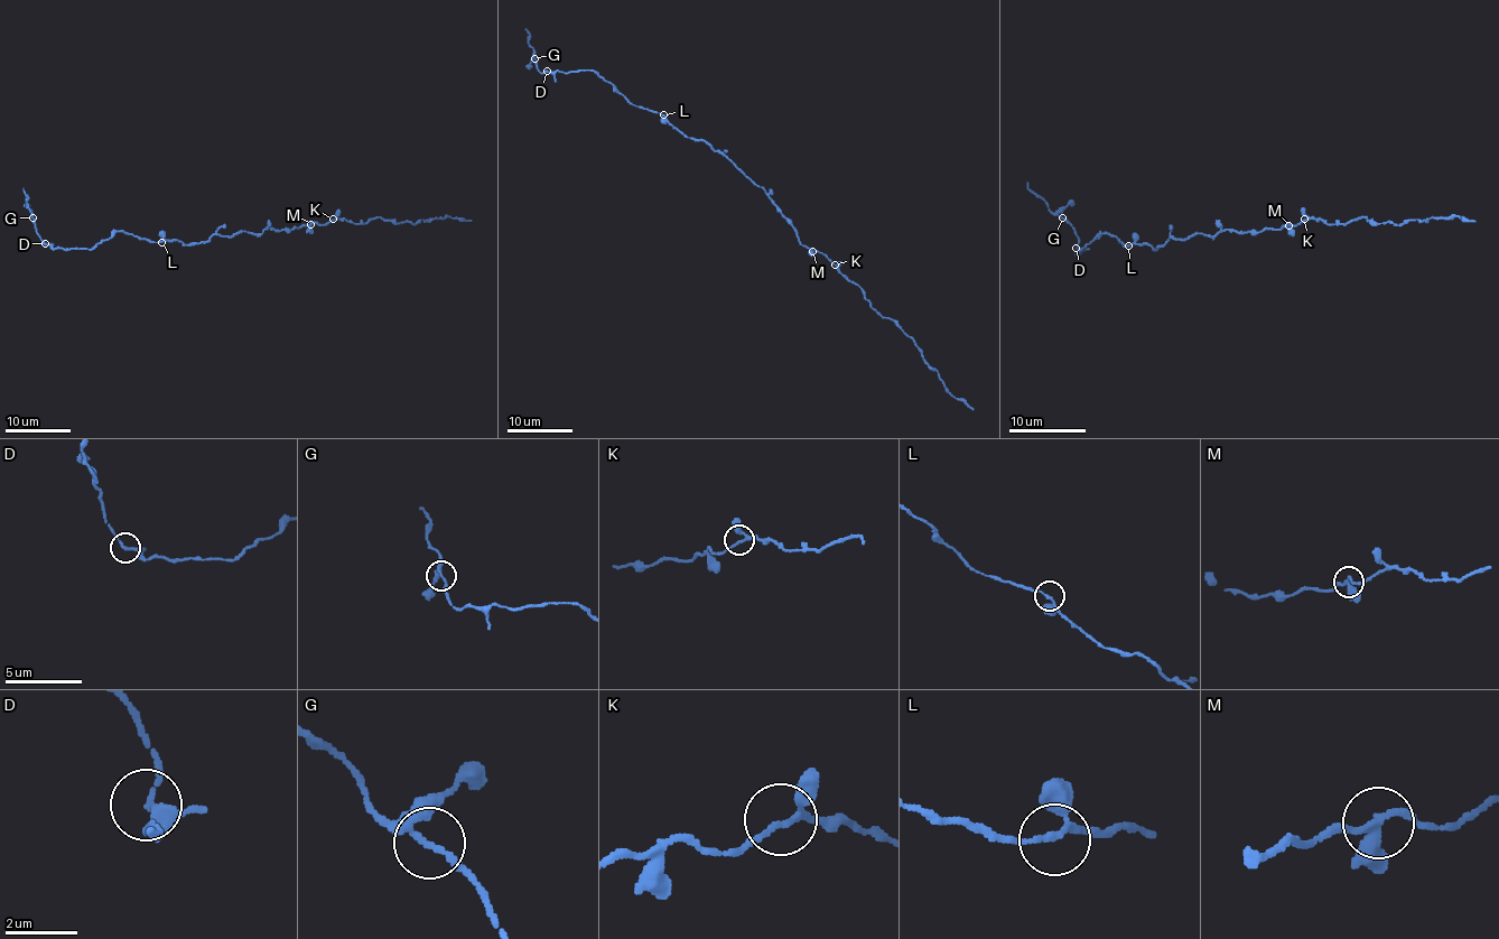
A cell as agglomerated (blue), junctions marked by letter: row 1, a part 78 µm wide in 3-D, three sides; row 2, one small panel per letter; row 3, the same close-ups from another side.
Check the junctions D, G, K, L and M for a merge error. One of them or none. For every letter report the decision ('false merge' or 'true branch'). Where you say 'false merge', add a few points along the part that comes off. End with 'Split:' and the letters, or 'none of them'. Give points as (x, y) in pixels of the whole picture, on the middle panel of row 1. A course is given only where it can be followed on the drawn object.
D: true branch
G: true branch
K: true branch
L: true branch
M: true branch
Split: none of them

